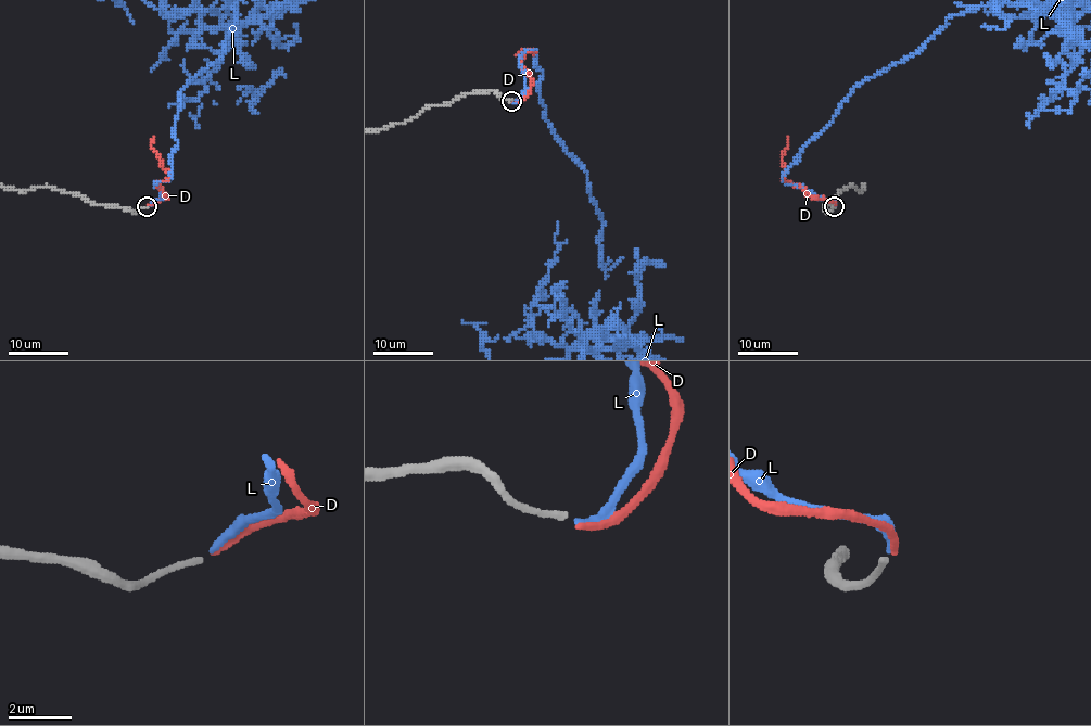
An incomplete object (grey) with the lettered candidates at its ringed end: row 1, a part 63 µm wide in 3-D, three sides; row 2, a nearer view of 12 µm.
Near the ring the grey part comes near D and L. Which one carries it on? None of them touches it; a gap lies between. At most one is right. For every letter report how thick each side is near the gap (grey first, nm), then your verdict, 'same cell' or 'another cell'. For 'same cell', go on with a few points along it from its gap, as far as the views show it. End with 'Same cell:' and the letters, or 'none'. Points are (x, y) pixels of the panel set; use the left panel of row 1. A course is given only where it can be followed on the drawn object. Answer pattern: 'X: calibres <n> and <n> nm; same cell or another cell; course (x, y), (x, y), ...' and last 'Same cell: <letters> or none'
D: calibres 200 and 220 nm; another cell
L: calibres 200 and 240 nm; same cell
Same cell: L

